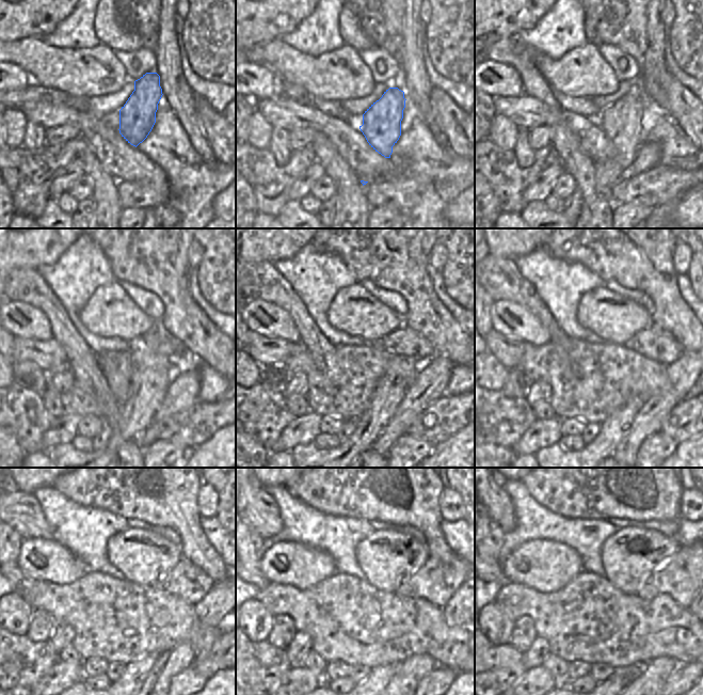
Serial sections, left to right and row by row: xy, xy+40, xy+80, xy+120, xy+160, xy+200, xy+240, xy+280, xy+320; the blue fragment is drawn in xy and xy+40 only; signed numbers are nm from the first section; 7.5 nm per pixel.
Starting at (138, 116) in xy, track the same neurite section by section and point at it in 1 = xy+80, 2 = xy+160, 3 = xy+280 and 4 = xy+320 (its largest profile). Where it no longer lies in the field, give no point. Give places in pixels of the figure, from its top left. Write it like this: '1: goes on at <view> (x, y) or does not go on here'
1: goes on at xy+80 (621, 123)
2: goes on at xy+160 (390, 390)
3: goes on at xy+280 (377, 681)
4: goes on at xy+320 (618, 681)

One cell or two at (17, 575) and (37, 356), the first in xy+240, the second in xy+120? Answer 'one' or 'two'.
one

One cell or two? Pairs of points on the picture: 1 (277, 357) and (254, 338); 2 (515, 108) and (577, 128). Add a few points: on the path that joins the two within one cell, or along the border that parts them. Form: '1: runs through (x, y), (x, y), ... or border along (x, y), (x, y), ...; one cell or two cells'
1: runs through (272, 352), (268, 352), (259, 344); one cell
2: runs through (530, 113), (560, 117), (562, 120); one cell

